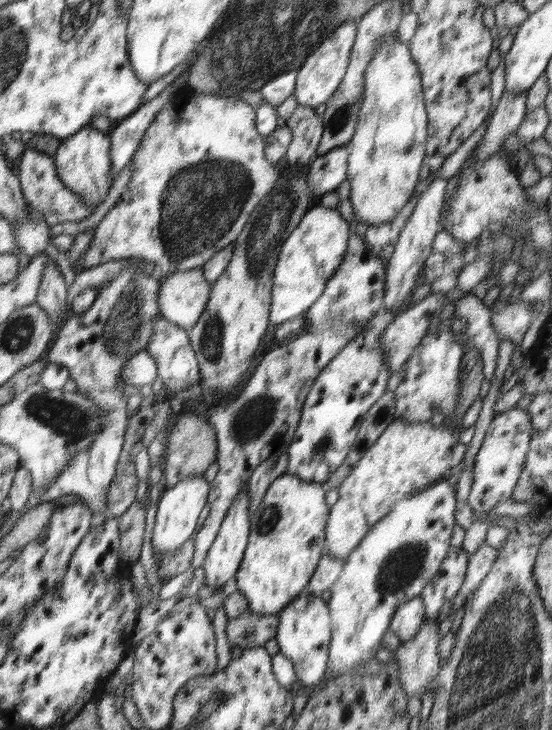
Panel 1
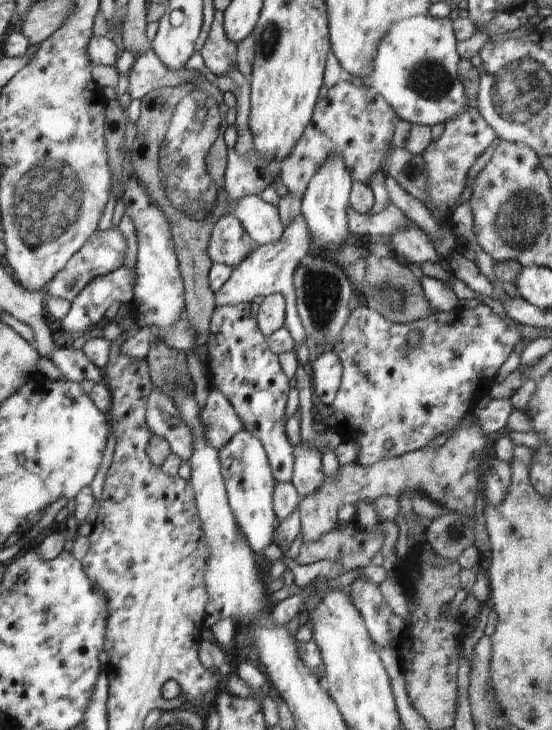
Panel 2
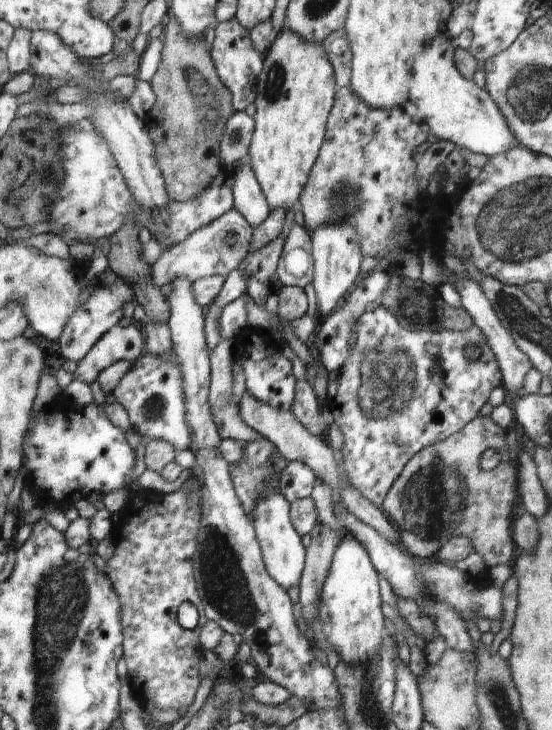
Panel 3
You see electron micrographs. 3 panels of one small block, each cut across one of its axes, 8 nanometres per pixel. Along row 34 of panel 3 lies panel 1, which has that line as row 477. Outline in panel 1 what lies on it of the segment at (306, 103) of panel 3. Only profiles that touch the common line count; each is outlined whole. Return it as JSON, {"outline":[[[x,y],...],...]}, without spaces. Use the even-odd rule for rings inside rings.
{"outline":[[[287,473],[273,481],[262,503],[249,520],[251,527],[248,546],[236,574],[238,592],[246,597],[250,612],[257,615],[278,615],[284,605],[288,605],[308,584],[324,554],[325,528],[330,512],[325,500],[326,488],[323,485],[302,482],[298,476]]]}

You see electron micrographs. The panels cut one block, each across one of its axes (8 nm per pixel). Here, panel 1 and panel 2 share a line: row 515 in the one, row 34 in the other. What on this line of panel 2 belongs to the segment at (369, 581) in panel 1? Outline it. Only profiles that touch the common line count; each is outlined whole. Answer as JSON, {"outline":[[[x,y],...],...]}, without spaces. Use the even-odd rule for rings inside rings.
{"outline":[[[424,14],[398,18],[380,40],[372,58],[372,70],[363,79],[363,84],[376,90],[392,106],[398,118],[410,124],[432,127],[454,120],[454,116],[470,107],[457,74],[461,59],[457,44],[449,17]]]}

